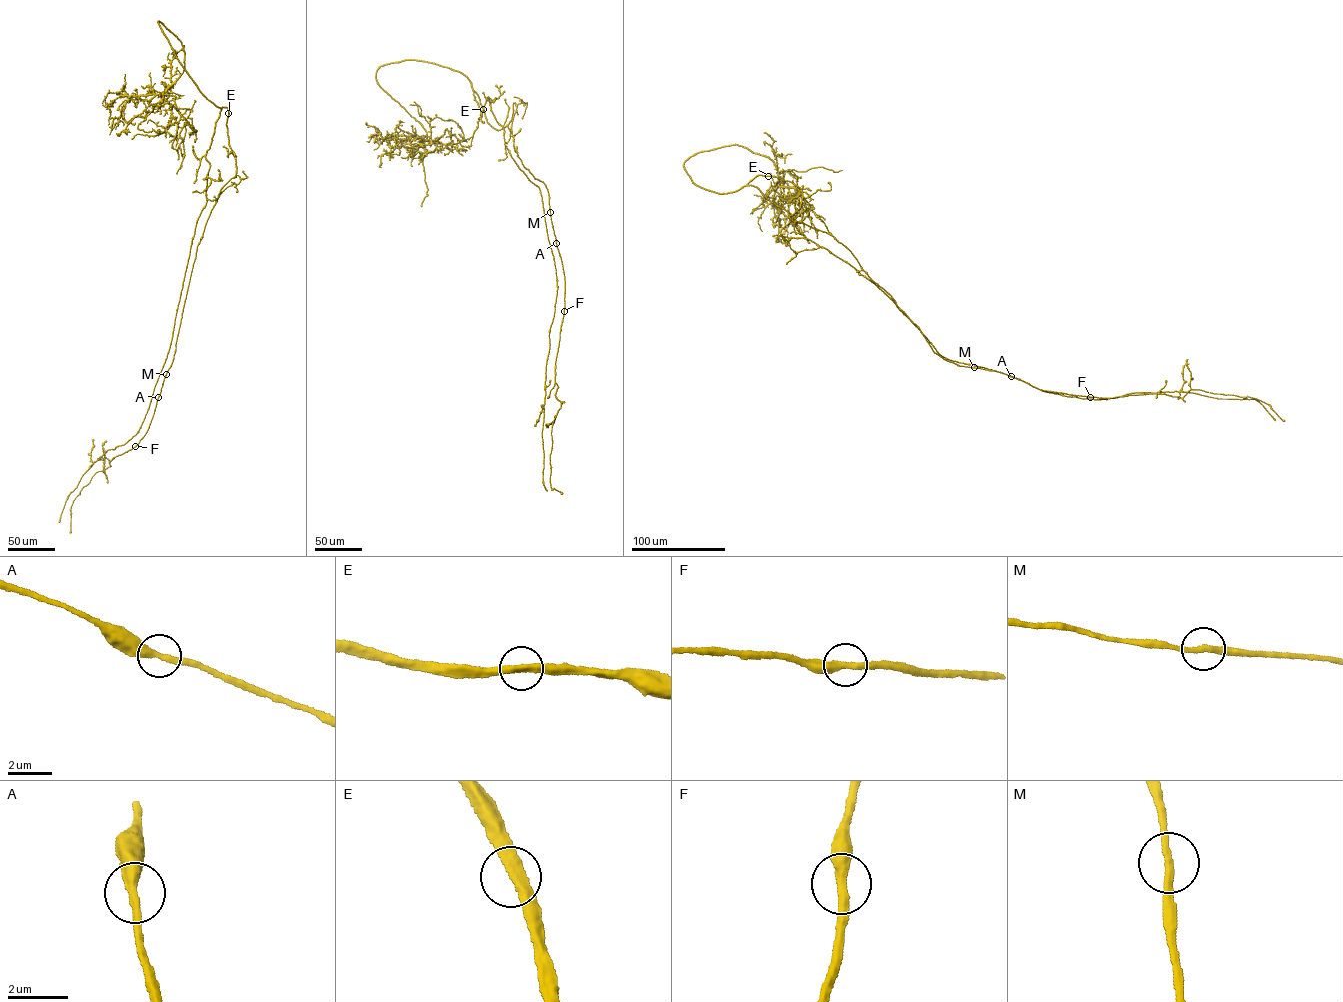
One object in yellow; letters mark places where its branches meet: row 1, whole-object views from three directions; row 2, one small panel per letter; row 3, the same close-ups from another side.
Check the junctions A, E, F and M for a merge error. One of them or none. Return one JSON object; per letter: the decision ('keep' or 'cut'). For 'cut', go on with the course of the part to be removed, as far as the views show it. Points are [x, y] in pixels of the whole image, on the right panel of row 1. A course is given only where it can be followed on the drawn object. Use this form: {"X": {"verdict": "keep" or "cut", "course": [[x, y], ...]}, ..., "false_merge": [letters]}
{"A": {"verdict": "keep"}, "E": {"verdict": "keep"}, "F": {"verdict": "keep"}, "M": {"verdict": "keep"}, "false_merge": []}

